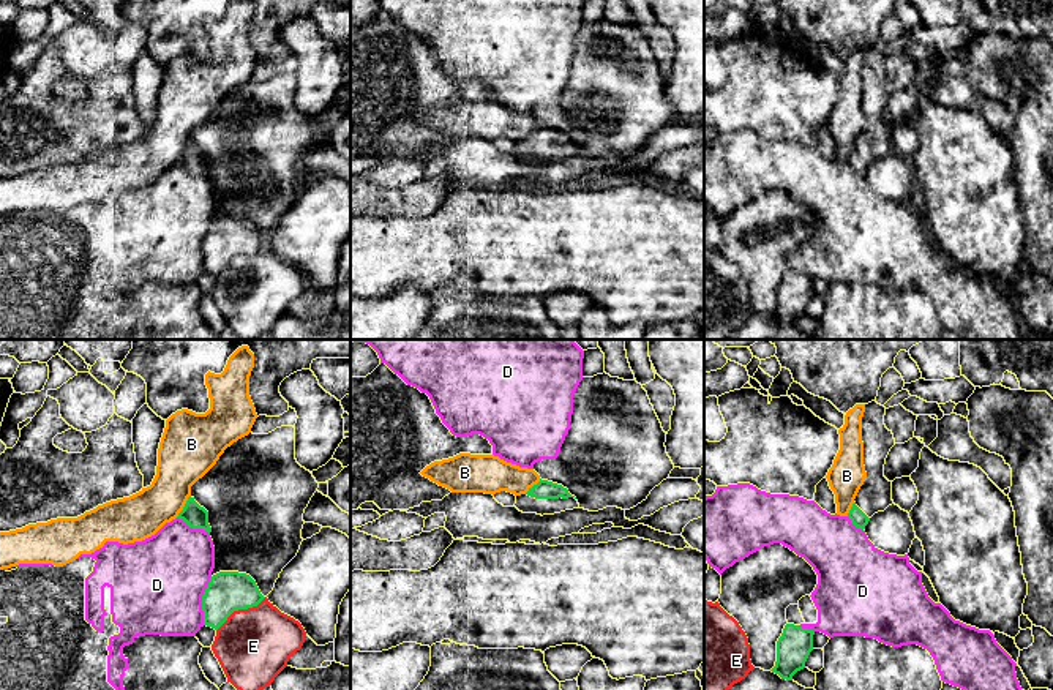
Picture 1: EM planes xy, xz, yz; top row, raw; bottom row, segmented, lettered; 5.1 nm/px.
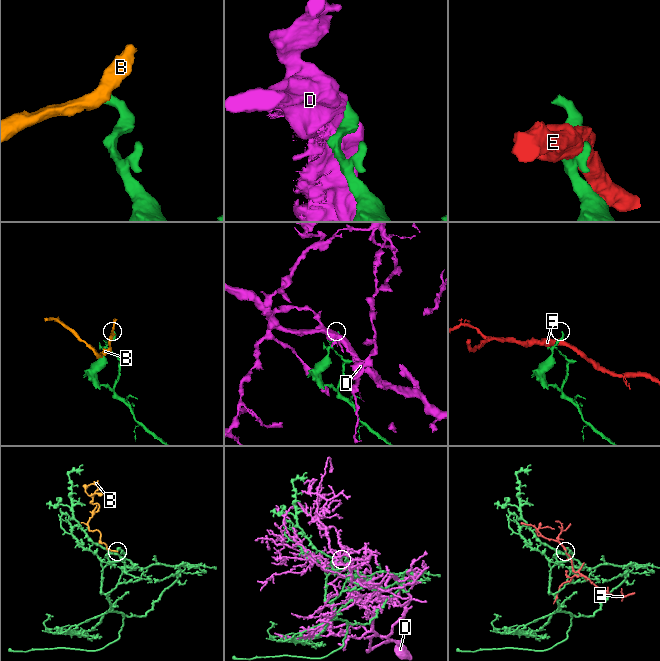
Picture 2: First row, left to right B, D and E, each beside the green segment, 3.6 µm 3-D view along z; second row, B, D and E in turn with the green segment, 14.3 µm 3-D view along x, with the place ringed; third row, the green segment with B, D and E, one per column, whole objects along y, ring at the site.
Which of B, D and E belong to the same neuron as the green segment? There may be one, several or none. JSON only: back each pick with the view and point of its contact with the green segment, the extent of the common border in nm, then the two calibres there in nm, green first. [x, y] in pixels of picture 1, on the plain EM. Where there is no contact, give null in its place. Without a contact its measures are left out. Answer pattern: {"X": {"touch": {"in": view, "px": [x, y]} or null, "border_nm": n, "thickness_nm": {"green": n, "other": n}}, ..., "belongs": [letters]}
{"belongs": []}

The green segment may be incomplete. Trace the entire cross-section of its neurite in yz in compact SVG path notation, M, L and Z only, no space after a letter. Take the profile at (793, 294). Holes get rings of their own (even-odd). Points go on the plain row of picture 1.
M786 270L777 287L777 308L770 316L781 325L793 327L793 322L805 314L805 308L813 297L813 276Z

